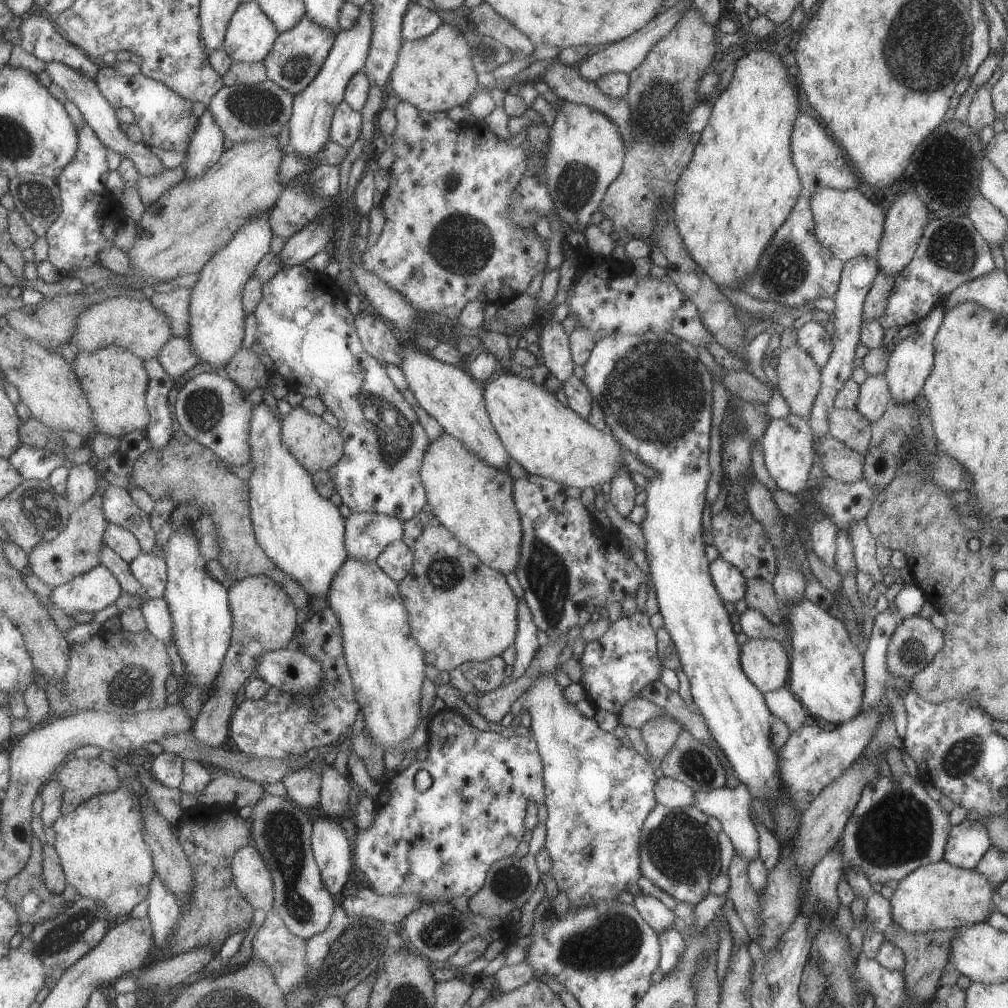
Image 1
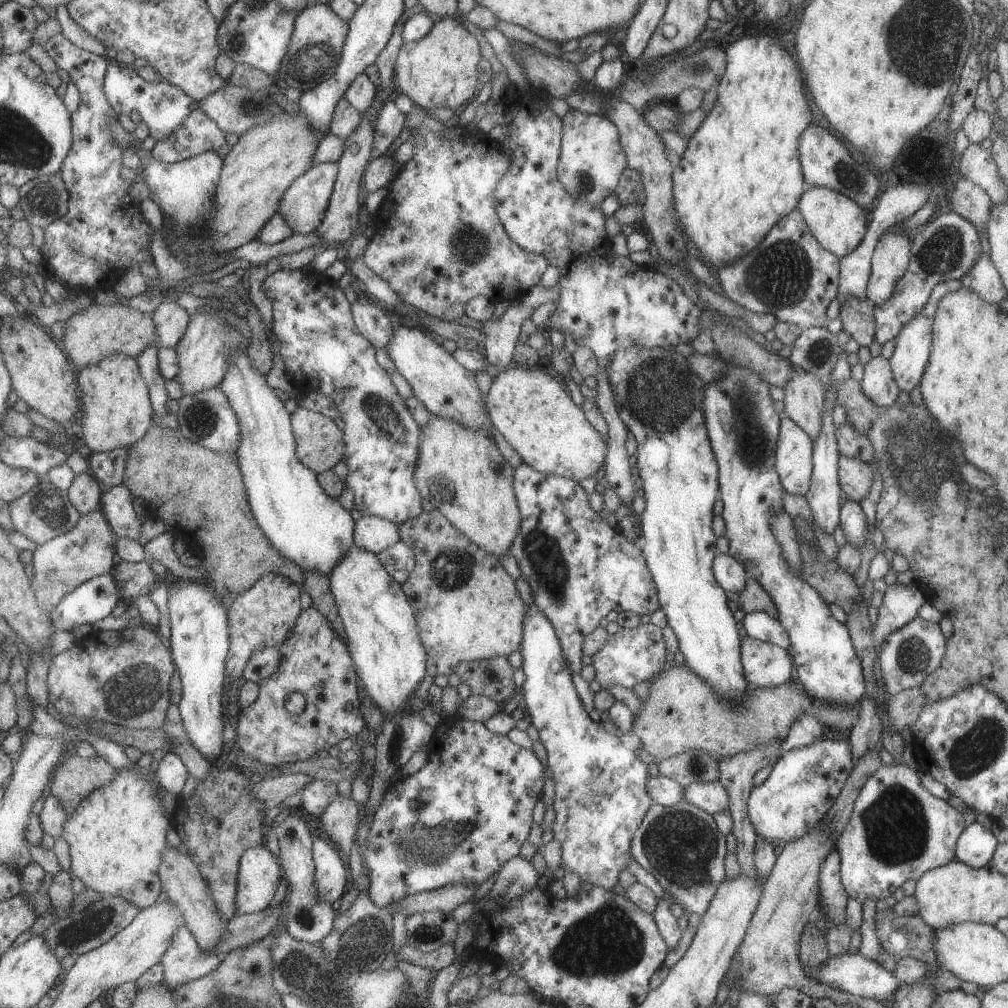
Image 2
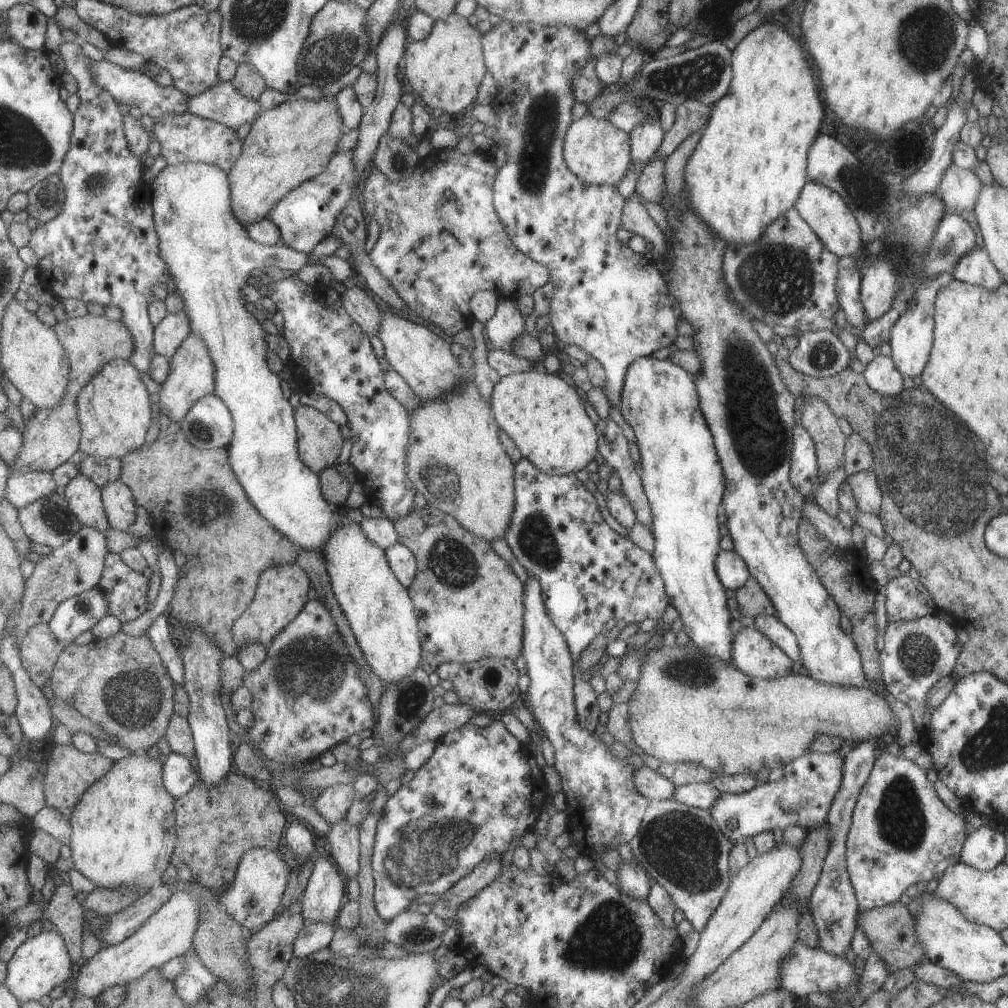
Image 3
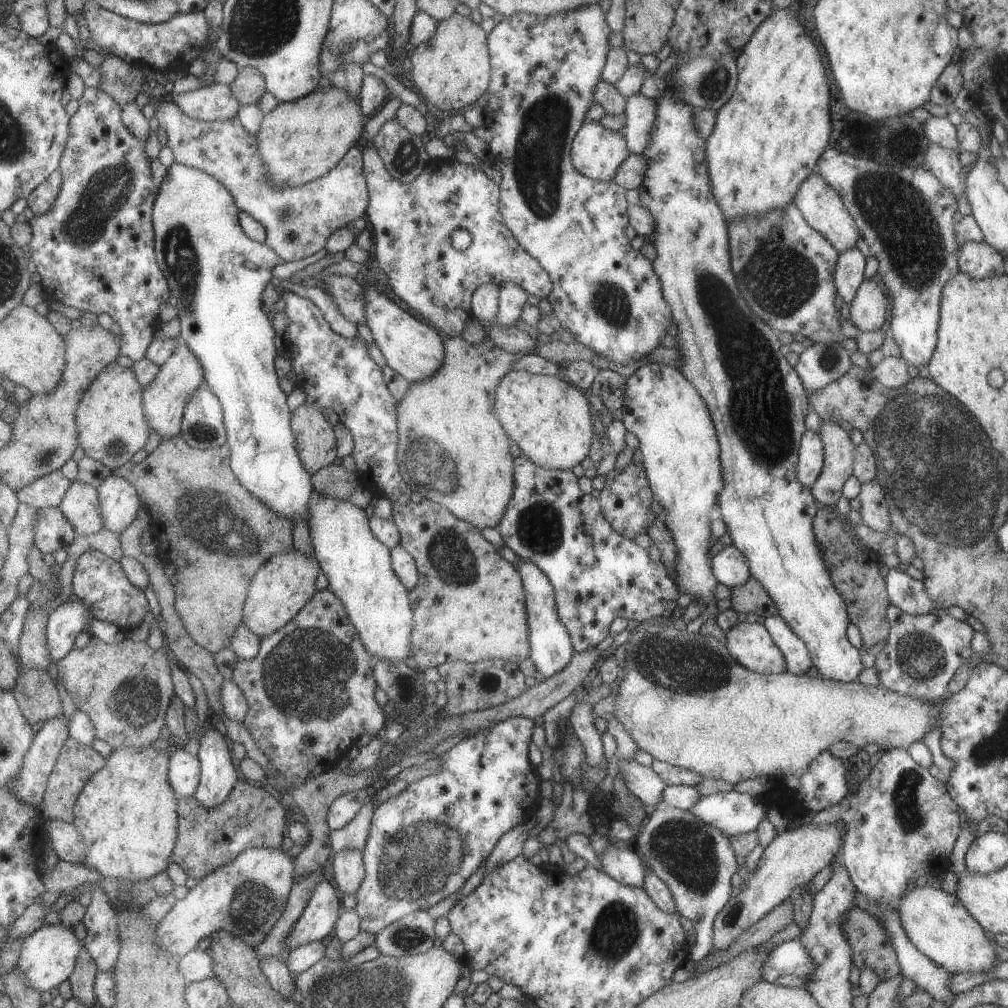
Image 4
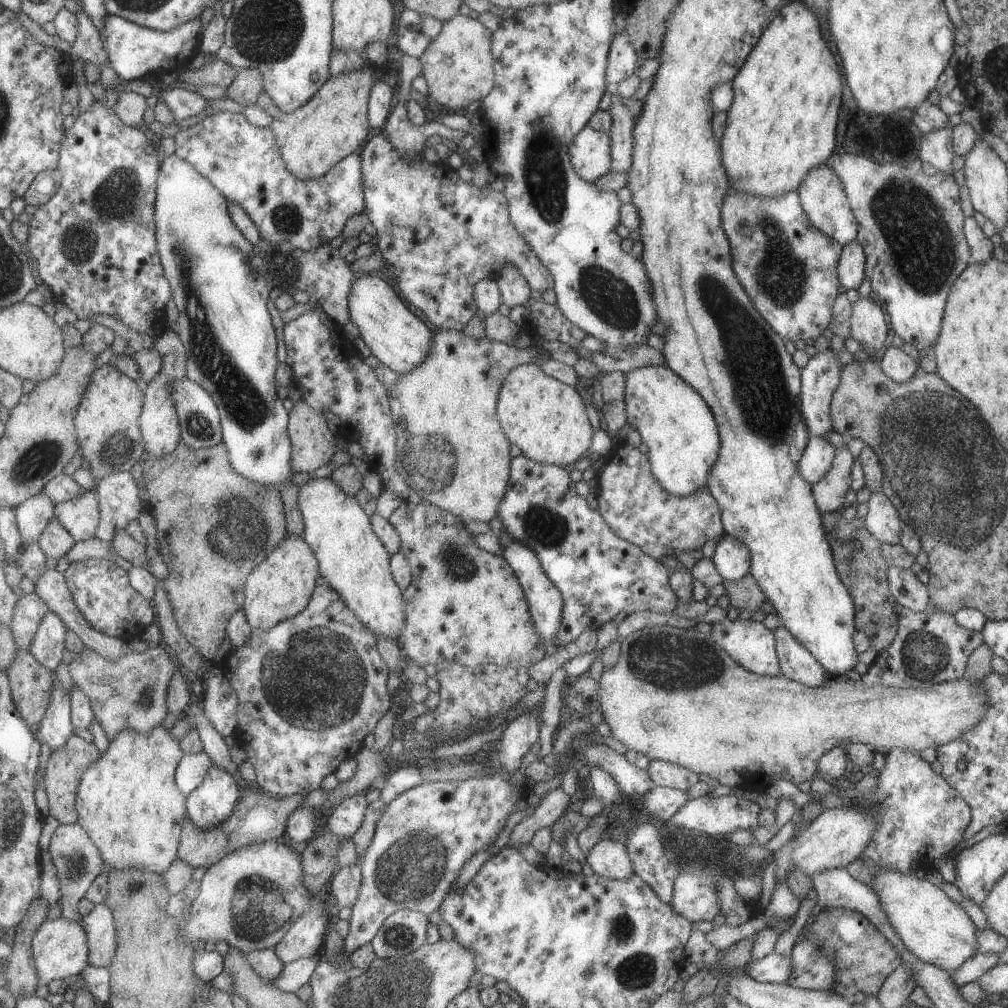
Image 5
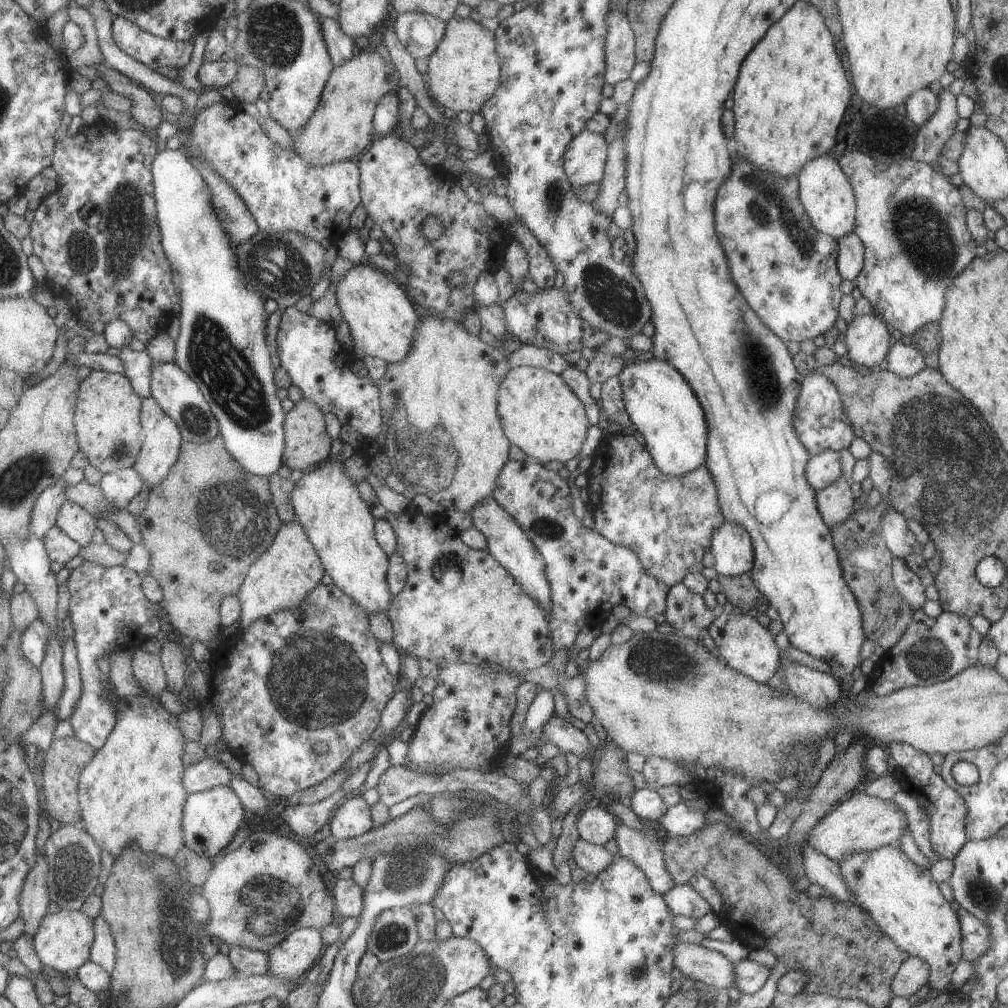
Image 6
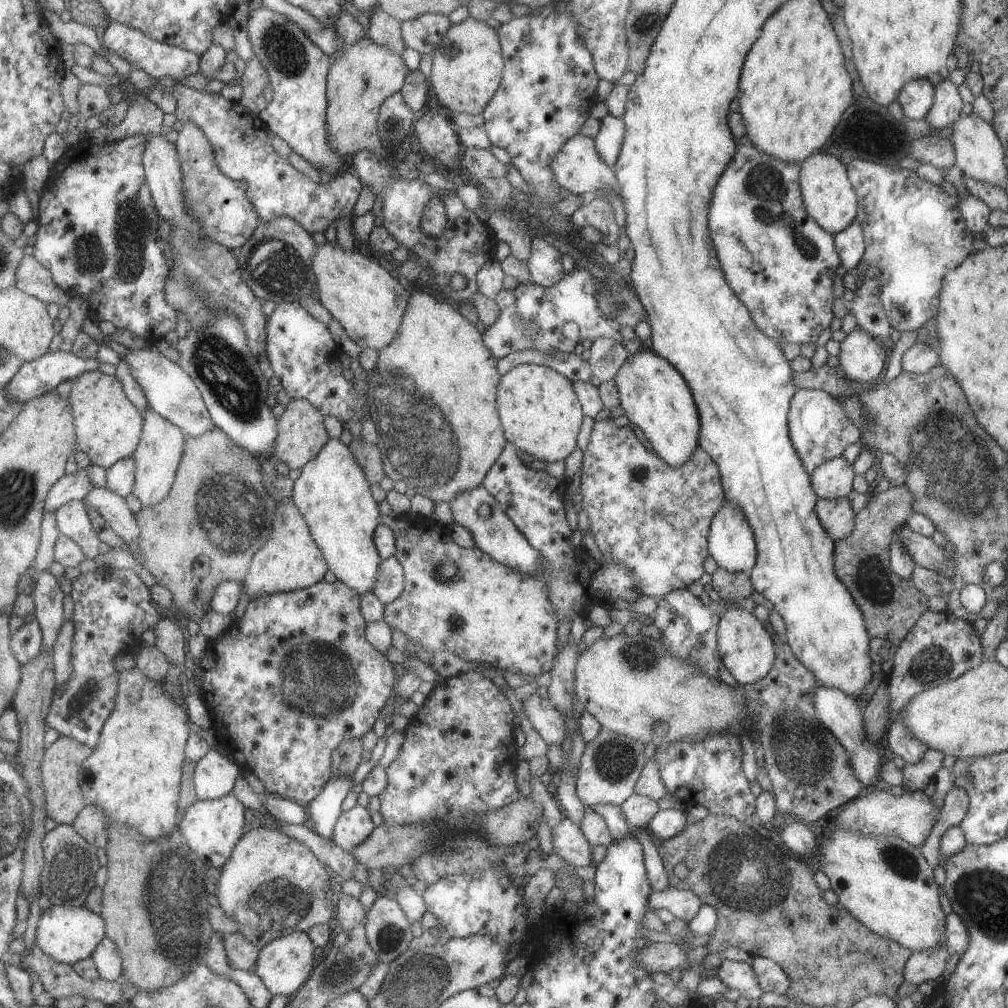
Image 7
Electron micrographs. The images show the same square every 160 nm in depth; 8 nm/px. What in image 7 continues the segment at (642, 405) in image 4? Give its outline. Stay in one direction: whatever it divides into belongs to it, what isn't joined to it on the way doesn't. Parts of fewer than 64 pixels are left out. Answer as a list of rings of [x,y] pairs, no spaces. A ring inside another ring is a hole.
[[[645,345],[628,355],[612,379],[618,392],[618,404],[624,410],[624,415],[631,425],[642,430],[653,452],[669,466],[678,467],[683,464],[698,445],[699,415],[691,391],[677,369]]]

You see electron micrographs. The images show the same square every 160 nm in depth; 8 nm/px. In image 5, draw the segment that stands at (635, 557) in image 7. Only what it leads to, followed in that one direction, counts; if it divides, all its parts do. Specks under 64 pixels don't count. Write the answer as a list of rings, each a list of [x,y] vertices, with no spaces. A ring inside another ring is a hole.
[[[624,441],[615,444],[607,452],[603,469],[595,475],[598,479],[596,511],[601,515],[603,522],[613,531],[615,536],[638,546],[647,556],[661,563],[661,558],[672,556],[674,559],[683,550],[697,550],[709,539],[723,536],[724,528],[720,519],[720,512],[715,499],[703,487],[687,496],[673,496],[656,481],[651,474],[648,456],[639,452],[637,447]]]

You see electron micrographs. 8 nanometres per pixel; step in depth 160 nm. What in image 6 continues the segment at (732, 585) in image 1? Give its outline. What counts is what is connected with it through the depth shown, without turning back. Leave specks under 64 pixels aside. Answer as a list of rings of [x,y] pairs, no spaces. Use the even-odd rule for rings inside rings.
[[[724,520],[711,533],[709,551],[714,558],[712,569],[718,575],[737,576],[751,570],[752,542],[741,525]]]

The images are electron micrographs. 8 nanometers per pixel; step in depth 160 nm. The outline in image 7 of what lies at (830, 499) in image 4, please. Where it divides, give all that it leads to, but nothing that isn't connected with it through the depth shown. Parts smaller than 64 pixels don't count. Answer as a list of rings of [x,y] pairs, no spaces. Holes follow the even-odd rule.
[[[847,497],[831,500],[818,498],[815,501],[814,511],[833,542],[851,534],[854,527],[854,514]]]

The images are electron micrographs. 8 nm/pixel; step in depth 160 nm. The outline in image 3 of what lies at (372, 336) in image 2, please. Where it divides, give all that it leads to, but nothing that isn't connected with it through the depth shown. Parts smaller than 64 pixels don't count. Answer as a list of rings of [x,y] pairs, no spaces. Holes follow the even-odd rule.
[[[344,288],[340,291],[339,304],[368,337],[376,336],[381,312],[365,289]]]

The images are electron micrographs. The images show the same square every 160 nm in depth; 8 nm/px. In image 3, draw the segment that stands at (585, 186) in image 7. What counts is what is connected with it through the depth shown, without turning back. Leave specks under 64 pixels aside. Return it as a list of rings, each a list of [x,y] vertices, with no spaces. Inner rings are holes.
[[[585,115],[573,119],[564,136],[562,155],[567,168],[588,185],[613,185],[627,172],[631,161],[628,133],[615,128],[607,119]]]

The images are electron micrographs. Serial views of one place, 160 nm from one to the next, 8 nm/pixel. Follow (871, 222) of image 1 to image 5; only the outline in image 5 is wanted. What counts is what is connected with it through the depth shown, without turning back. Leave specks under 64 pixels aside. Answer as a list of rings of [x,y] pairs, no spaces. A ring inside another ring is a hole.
[[[825,163],[812,166],[796,186],[801,208],[807,215],[808,221],[830,239],[837,241],[841,246],[855,241],[857,236],[857,223],[850,206],[843,185],[839,177]]]

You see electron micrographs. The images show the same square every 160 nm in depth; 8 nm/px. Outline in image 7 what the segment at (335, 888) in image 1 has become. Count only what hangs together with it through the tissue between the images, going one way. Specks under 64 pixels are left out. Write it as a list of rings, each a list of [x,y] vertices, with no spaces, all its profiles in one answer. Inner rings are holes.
[[[295,932],[290,935],[275,939],[260,949],[257,973],[274,995],[292,996],[296,990],[305,984],[314,968],[313,945],[308,934]]]

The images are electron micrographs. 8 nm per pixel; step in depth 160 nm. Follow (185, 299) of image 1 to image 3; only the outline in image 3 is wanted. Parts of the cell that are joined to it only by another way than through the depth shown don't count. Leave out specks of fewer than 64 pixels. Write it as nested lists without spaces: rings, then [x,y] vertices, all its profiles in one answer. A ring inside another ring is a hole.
[[[182,310],[177,314],[168,314],[157,324],[154,332],[154,347],[157,355],[170,359],[181,348],[181,345],[193,334],[190,318]]]

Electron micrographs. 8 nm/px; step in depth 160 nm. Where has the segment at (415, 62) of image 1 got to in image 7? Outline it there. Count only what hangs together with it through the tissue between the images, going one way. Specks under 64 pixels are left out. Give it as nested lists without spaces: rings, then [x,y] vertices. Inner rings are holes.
[[[468,16],[461,22],[449,25],[431,56],[432,65],[427,81],[439,104],[452,112],[464,112],[479,118],[484,106],[499,88],[503,72],[504,60],[496,30],[485,21]]]

